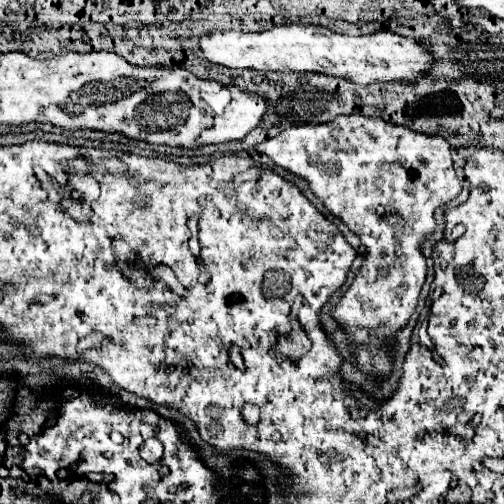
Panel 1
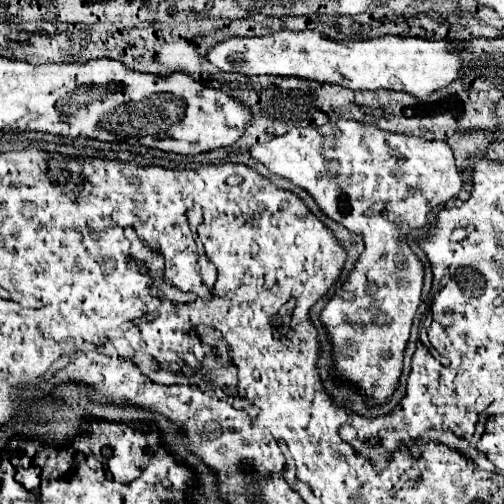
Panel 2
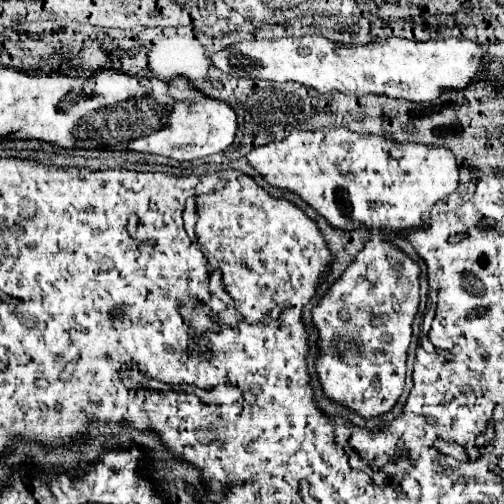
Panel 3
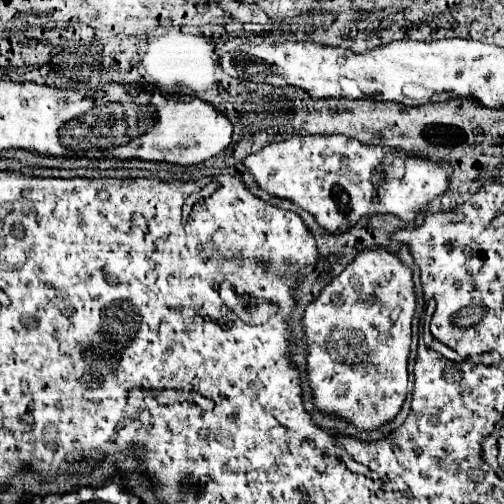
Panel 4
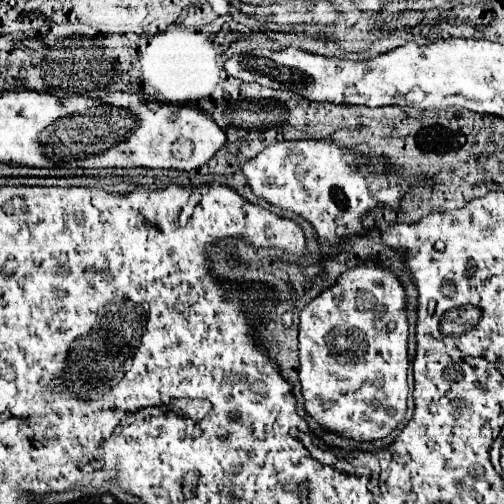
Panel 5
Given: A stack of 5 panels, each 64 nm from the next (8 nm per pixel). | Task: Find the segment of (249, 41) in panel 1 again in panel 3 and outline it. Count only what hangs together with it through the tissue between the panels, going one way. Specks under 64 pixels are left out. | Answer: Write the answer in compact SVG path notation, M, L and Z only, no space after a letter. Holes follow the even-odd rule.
M286 36L276 40L238 42L216 54L212 64L224 74L262 78L274 82L298 82L318 92L344 92L344 94L386 94L388 98L404 98L412 102L436 100L444 90L466 88L482 64L484 50L470 40L406 40L388 38L370 44L340 44L324 36Z

